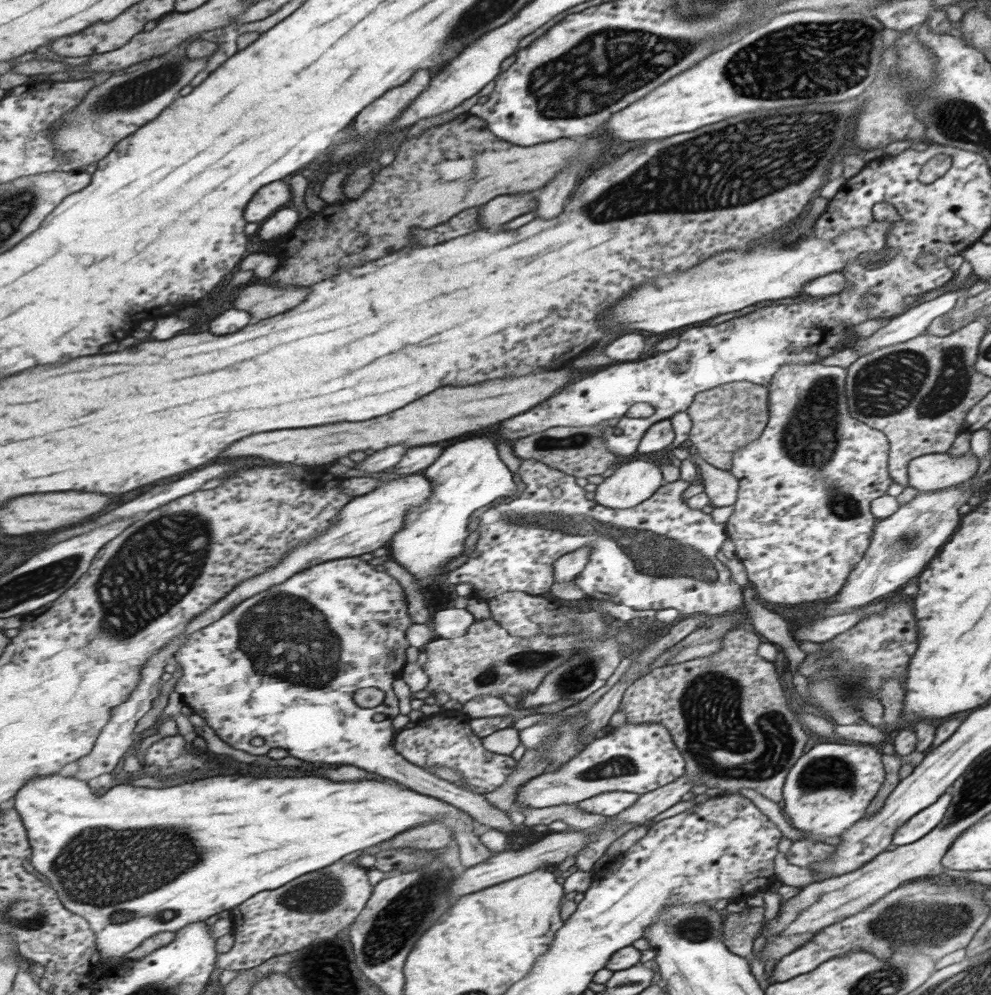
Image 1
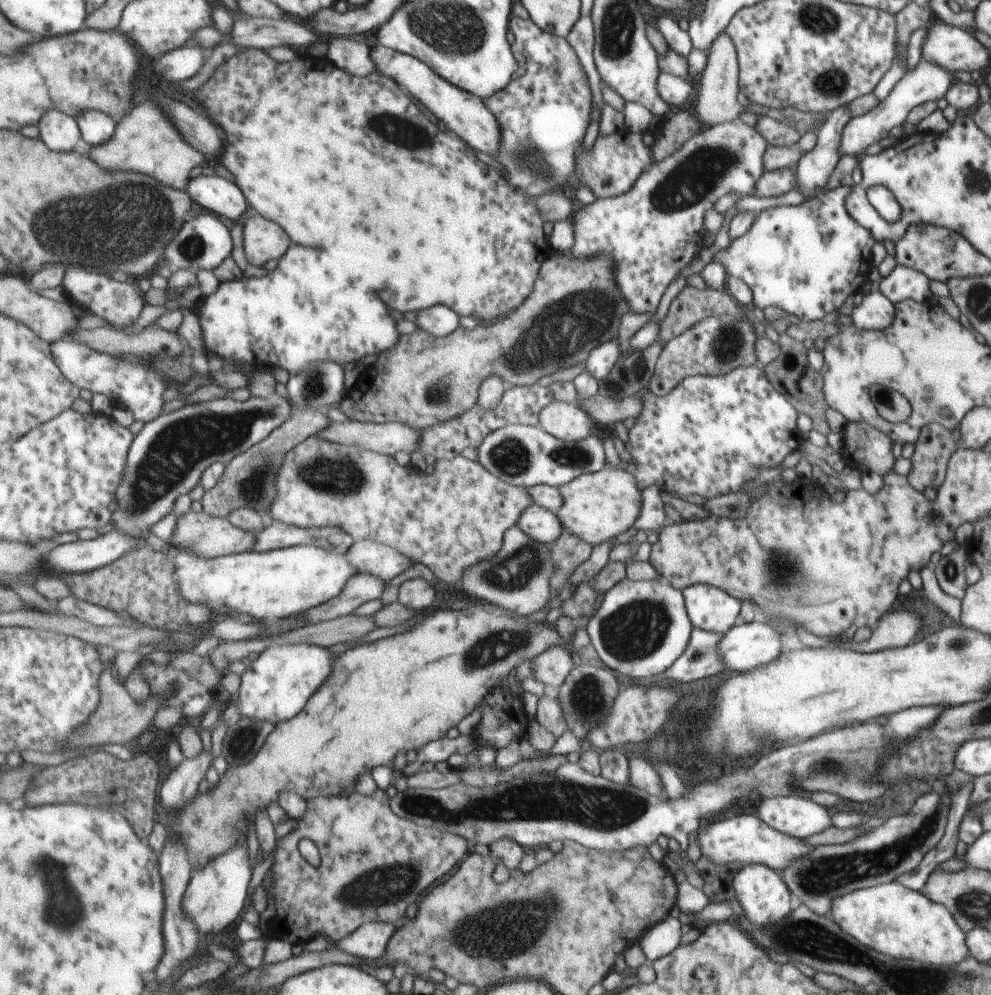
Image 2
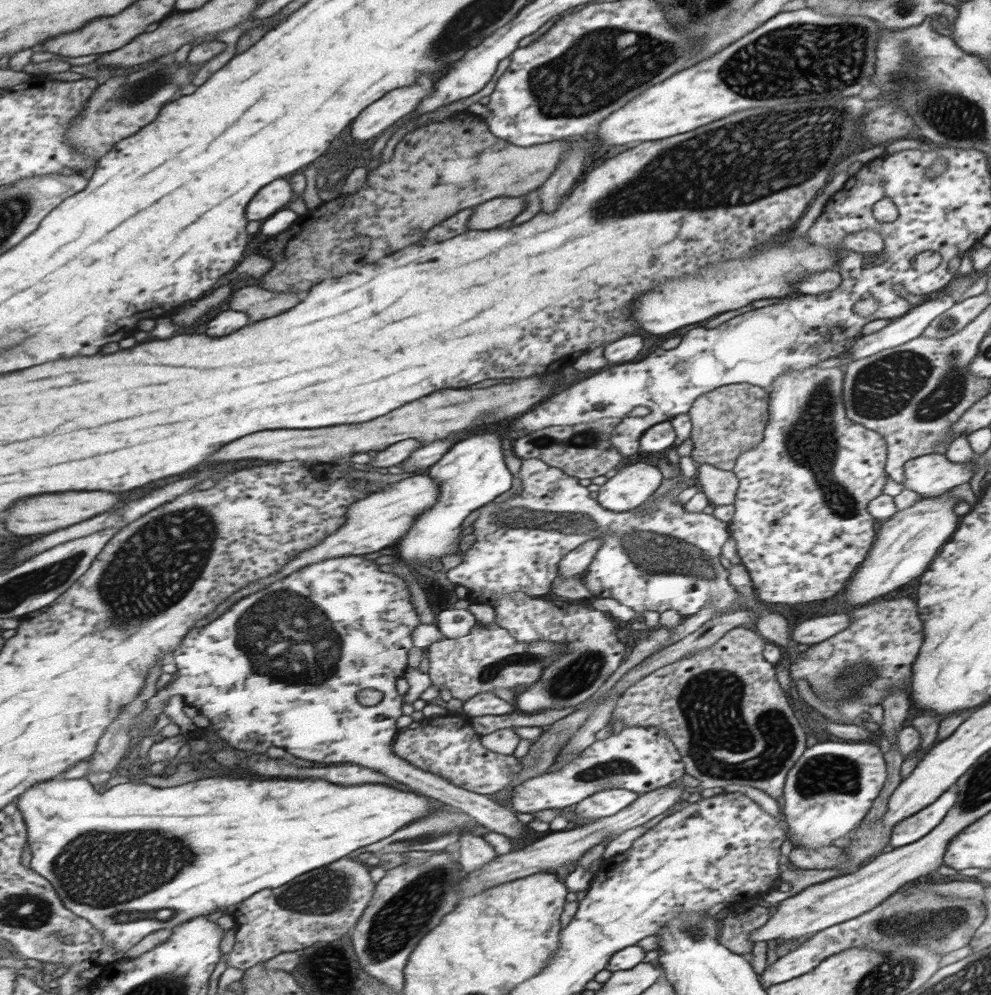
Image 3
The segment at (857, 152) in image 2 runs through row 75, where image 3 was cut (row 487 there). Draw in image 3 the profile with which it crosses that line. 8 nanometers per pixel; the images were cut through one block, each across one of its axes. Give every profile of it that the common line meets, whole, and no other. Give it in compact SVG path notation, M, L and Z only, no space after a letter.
M933 453L909 461L902 484L918 493L919 497L938 496L964 482L972 482L974 470L974 461L955 464L948 457Z

